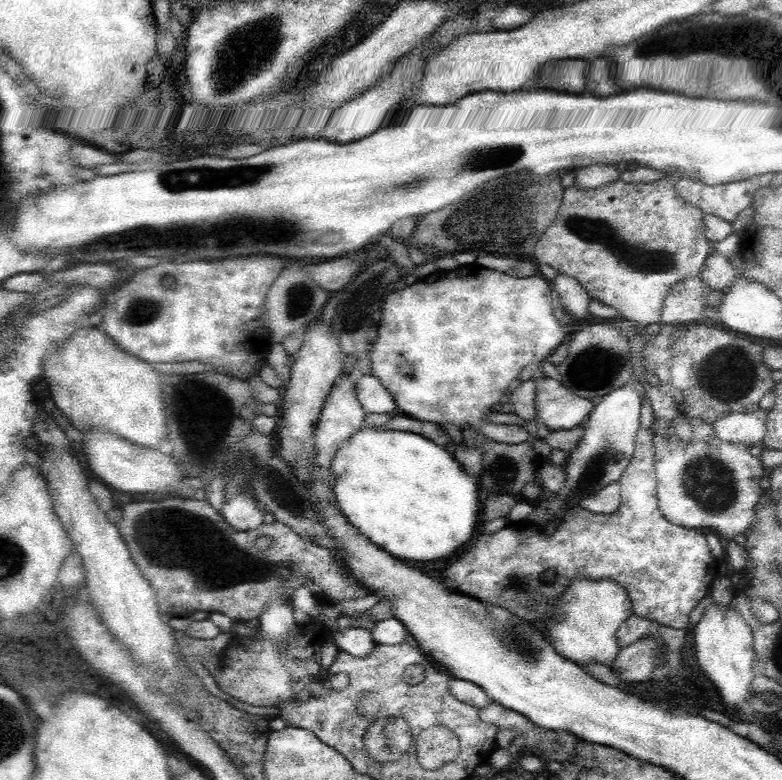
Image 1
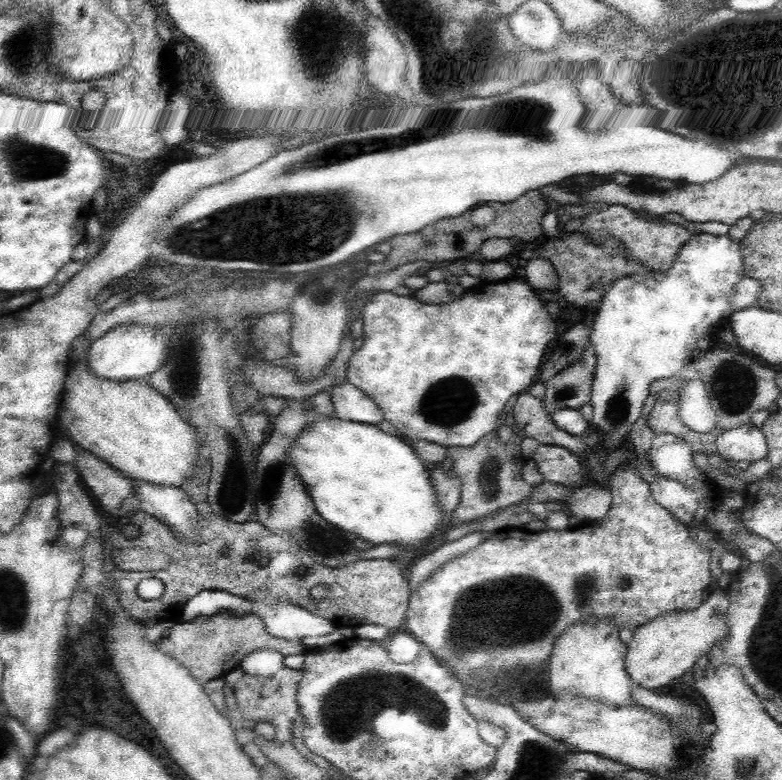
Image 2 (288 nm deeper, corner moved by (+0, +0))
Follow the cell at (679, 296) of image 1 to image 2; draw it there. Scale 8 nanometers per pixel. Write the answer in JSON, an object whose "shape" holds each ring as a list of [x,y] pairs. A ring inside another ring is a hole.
{"shape":[[[610,204],[594,214],[584,216],[584,230],[594,232],[594,236],[608,236],[610,240],[616,240],[618,244],[622,244],[628,258],[640,260],[652,272],[670,272],[676,256],[680,256],[684,244],[688,244],[688,240],[694,236],[684,226],[678,226],[672,220],[656,220],[650,216],[640,218],[624,204]]]}

